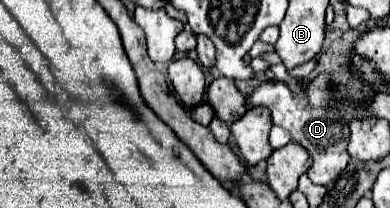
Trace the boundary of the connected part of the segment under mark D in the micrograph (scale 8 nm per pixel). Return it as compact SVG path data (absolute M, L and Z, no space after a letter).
M263 83L253 91L249 97L249 103L253 105L265 105L271 109L273 123L287 129L295 143L305 147L309 155L313 157L313 165L307 171L309 179L315 185L329 185L333 179L347 167L349 153L347 153L347 139L349 139L349 127L339 121L337 113L333 109L319 109L311 107L307 103L305 93L293 93L285 83Z

